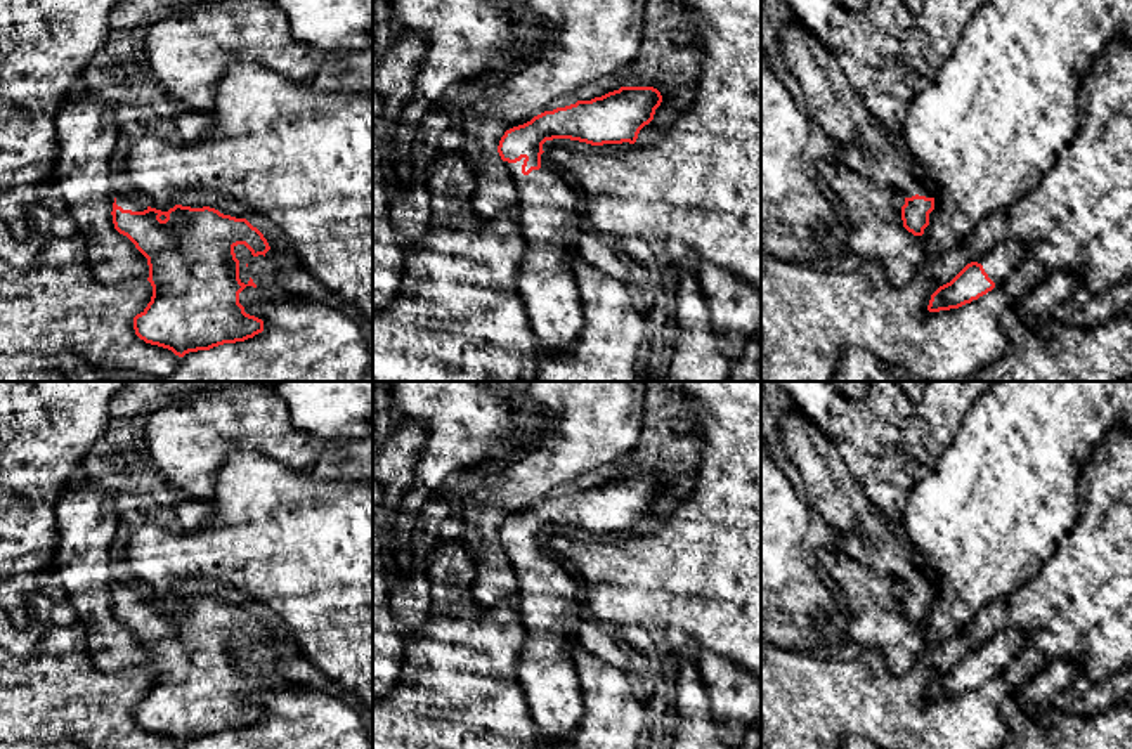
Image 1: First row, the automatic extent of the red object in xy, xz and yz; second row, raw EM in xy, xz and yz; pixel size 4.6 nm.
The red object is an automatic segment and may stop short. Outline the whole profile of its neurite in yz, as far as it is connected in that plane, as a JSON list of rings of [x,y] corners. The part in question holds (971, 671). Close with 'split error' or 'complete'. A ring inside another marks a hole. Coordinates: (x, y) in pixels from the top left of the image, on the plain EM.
[[[997,629],[978,650],[967,652],[950,671],[940,674],[927,699],[959,697],[1002,674],[1025,645],[1025,635],[1014,629]]]; split error

